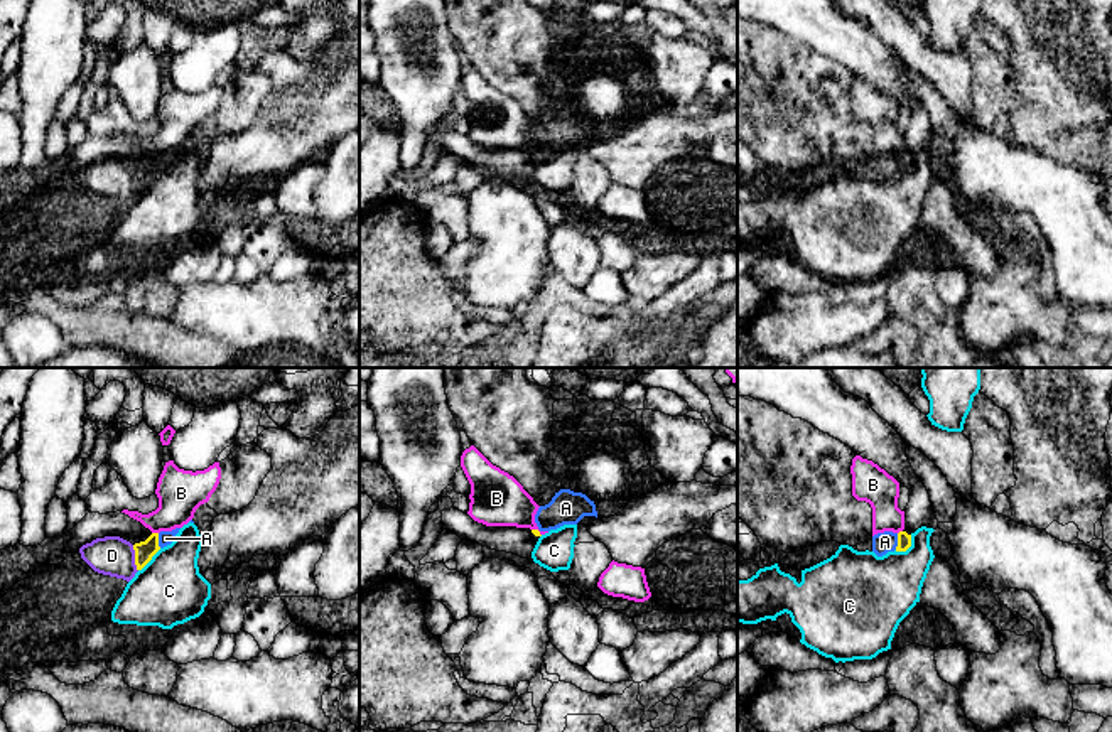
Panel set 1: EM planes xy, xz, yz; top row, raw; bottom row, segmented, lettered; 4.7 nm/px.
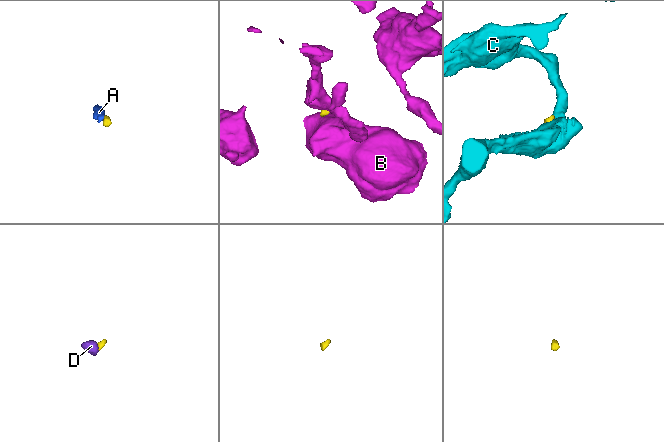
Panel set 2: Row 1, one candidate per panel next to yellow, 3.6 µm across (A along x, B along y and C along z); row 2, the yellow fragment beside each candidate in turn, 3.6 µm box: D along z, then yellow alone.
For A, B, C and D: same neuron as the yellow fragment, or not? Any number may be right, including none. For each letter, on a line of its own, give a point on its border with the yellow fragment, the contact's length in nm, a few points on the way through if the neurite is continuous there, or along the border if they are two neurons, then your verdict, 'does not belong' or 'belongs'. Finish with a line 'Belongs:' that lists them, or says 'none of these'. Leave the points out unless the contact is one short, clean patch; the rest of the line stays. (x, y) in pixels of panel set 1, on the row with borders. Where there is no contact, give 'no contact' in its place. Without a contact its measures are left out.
A: contact yz (898, 542); length 80 nm; way yz (903, 538), (898, 542), (885, 542); belongs
B: contact xy (156, 533); length 30 nm; border xy (152, 532), (157, 533); does not belong
C: contact yz (906, 548); length 120 nm; border yz (912, 535), (912, 543), (905, 550), (895, 550); does not belong
D: contact xy (135, 559); length 130 nm; way xy (144, 550), (135, 559), (112, 555); belongs
Belongs: A, D

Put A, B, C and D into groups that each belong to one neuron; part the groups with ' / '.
A D / B / C

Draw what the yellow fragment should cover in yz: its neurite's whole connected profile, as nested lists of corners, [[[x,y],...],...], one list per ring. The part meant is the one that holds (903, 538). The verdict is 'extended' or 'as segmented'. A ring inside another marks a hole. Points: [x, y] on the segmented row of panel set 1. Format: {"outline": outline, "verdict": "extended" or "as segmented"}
{"outline": [[[884,531],[872,536],[872,552],[877,557],[886,555],[888,552],[906,552],[911,546],[911,535],[906,531],[893,533]]], "verdict": "extended"}

